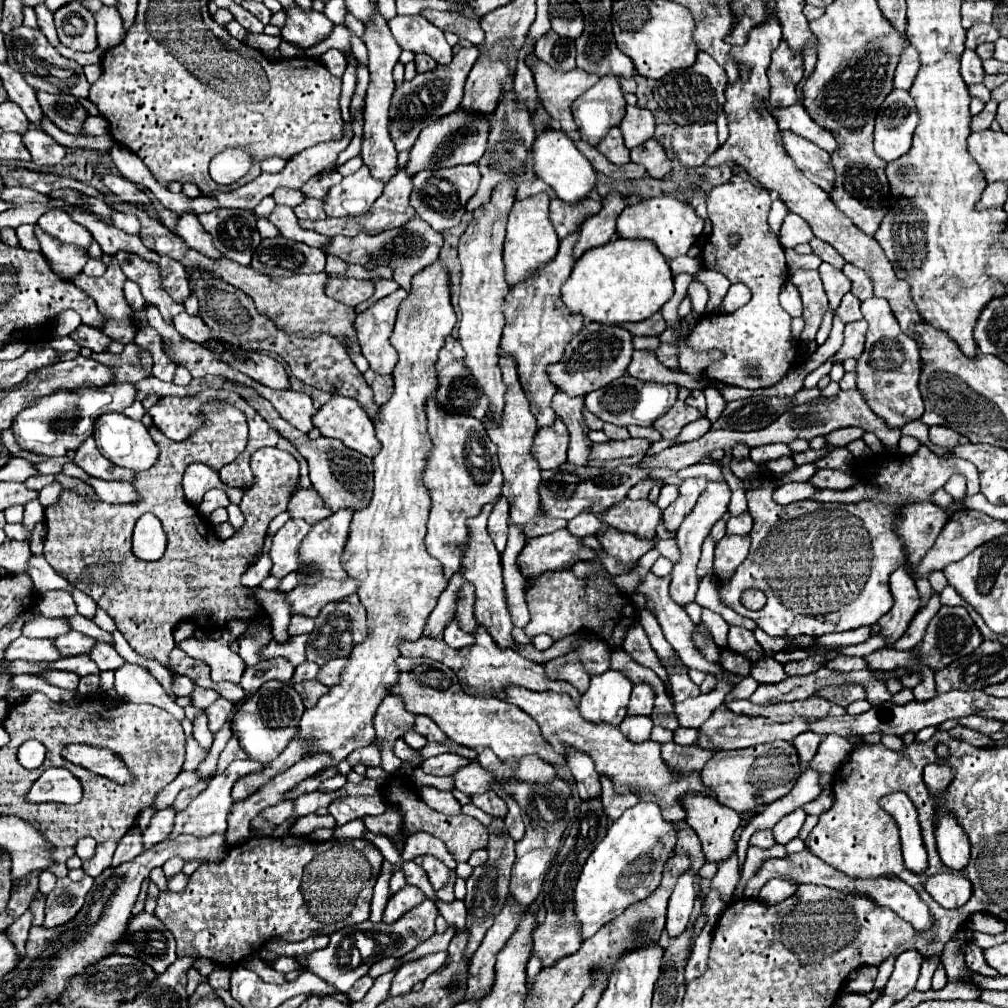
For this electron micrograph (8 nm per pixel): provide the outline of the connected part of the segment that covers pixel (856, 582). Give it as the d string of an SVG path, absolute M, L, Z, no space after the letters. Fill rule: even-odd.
M920 445L912 455L872 455L862 465L861 475L872 476L867 482L878 489L876 499L860 501L860 503L816 503L812 499L796 501L790 505L778 505L772 501L774 483L770 479L762 481L762 487L746 491L748 511L754 519L754 529L750 533L752 547L746 561L736 569L728 583L720 585L720 595L724 605L732 607L736 613L750 617L756 625L772 635L772 637L794 637L794 635L826 635L838 631L850 631L862 625L874 625L884 613L892 609L892 593L888 579L896 567L906 565L906 551L904 543L896 535L896 517L900 515L902 507L916 501L932 501L932 495L944 487L944 483L954 475L962 473L968 479L966 497L978 493L978 471L974 463L966 459L940 459L936 457L926 445ZM758 587L766 593L768 603L760 611L750 611L742 607L740 595L750 589Z

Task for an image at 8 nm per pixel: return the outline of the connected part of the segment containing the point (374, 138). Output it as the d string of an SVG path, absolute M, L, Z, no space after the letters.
M376 11L376 19L372 19L372 27L364 29L364 45L368 49L368 69L370 69L370 87L366 93L366 107L364 107L364 137L362 137L362 149L360 157L364 165L372 171L376 179L382 183L388 183L398 173L398 153L392 145L392 139L388 135L388 107L394 91L394 79L392 69L400 57L400 45L392 37L386 19Z

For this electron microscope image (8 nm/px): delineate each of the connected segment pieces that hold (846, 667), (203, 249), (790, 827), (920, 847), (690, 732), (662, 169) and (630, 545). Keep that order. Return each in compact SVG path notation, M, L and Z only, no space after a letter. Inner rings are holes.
M838 655L834 657L832 661L826 663L830 669L836 669L836 671L854 671L854 669L864 669L866 667L866 661L860 659L860 657L846 657L846 655Z
M182 213L176 225L176 233L186 241L188 247L212 257L212 259L220 259L220 251L214 249L212 245L212 237L204 231L204 227L200 225L198 217L194 213Z
M796 809L794 813L782 817L782 819L776 823L776 827L772 829L776 843L786 845L786 843L792 841L794 837L798 837L798 831L800 831L804 819L806 819L806 813L804 813L802 809Z
M892 793L880 799L880 807L890 813L898 823L903 860L914 873L920 873L928 867L926 849L920 835L918 813L912 801L904 793Z
M678 727L674 731L674 741L680 743L680 745L692 745L696 741L696 737L698 737L696 729L682 729L682 727Z
M648 139L640 147L634 147L630 151L630 157L634 163L640 163L648 169L648 175L654 179L662 179L672 171L672 161L666 155L666 149L660 141Z
M610 527L604 535L598 535L598 541L610 555L628 565L632 561L638 561L646 551L650 551L658 539L636 539L626 531L616 531L614 527Z

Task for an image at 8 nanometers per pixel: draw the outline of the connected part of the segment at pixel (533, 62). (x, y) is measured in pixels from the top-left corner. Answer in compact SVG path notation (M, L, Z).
M536 55L530 59L530 71L534 73L534 83L538 89L538 99L542 101L544 109L560 121L562 131L566 131L570 137L576 137L578 129L570 113L570 103L586 93L596 81L598 75L586 73L582 69L572 69L572 71L560 71L548 67L544 61L538 61Z

